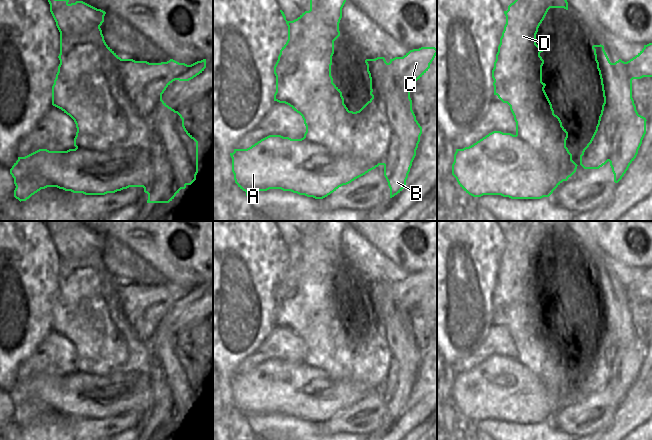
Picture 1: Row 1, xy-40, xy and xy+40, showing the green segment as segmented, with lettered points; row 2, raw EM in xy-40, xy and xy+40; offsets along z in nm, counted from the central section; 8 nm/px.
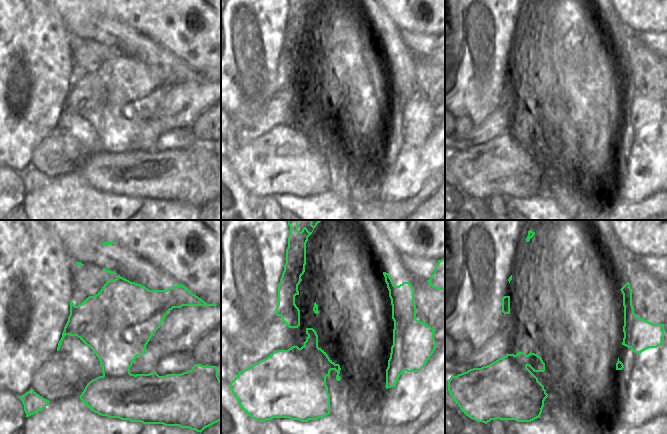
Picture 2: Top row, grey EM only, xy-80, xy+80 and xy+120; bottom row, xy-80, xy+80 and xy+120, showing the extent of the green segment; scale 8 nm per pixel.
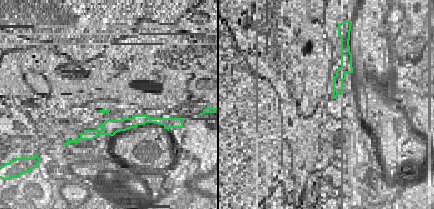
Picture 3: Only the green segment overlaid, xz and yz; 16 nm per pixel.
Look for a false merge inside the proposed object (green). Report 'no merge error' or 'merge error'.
merge error

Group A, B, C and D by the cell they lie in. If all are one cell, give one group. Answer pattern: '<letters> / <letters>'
A / B C D

